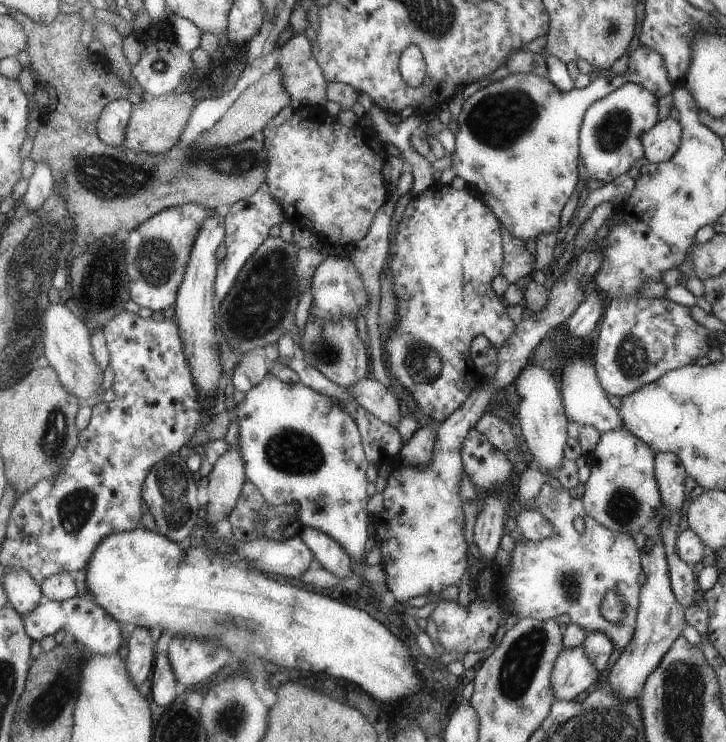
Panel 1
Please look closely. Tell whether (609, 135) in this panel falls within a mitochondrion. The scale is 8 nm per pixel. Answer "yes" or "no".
yes

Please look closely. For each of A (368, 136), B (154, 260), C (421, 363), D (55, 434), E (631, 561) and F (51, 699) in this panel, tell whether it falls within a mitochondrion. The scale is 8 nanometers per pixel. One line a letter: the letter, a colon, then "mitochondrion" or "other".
A: other
B: mitochondrion
C: mitochondrion
D: mitochondrion
E: other
F: mitochondrion

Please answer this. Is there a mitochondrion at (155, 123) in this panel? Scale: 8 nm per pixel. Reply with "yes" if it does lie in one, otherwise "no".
no

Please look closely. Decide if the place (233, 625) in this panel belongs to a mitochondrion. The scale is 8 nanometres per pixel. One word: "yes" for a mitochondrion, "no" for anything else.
yes

